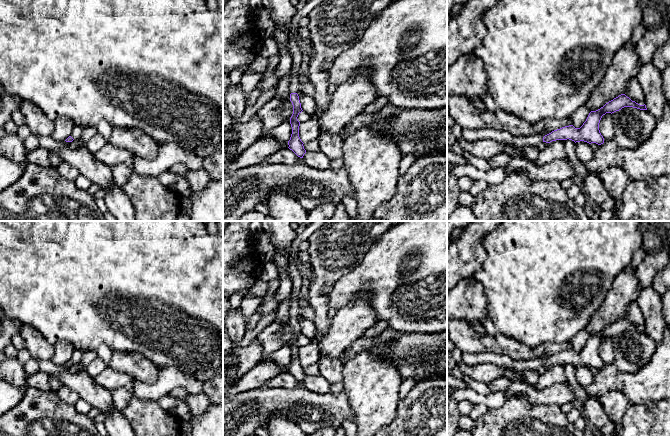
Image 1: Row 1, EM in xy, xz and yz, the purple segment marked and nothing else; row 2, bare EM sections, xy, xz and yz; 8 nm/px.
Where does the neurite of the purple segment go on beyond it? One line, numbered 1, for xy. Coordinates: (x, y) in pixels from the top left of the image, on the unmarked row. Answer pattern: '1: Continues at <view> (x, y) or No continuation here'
1: No continuation here

